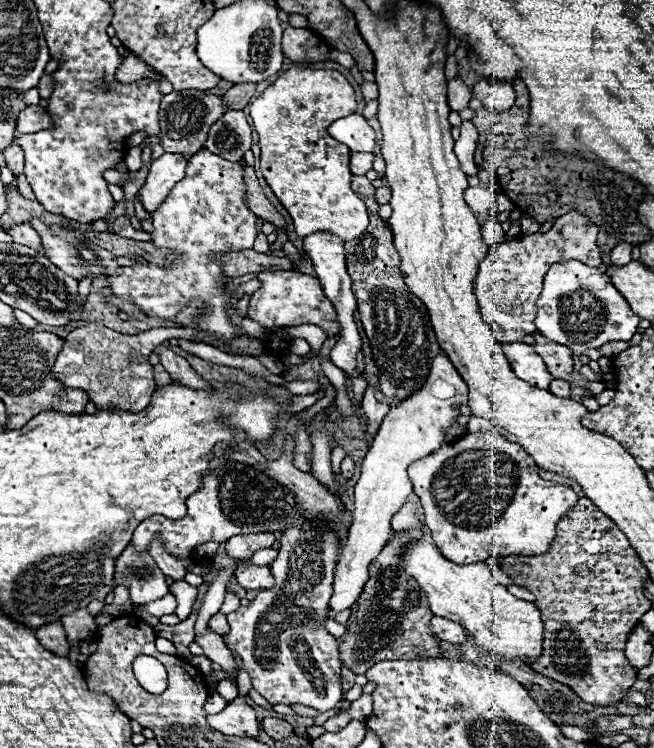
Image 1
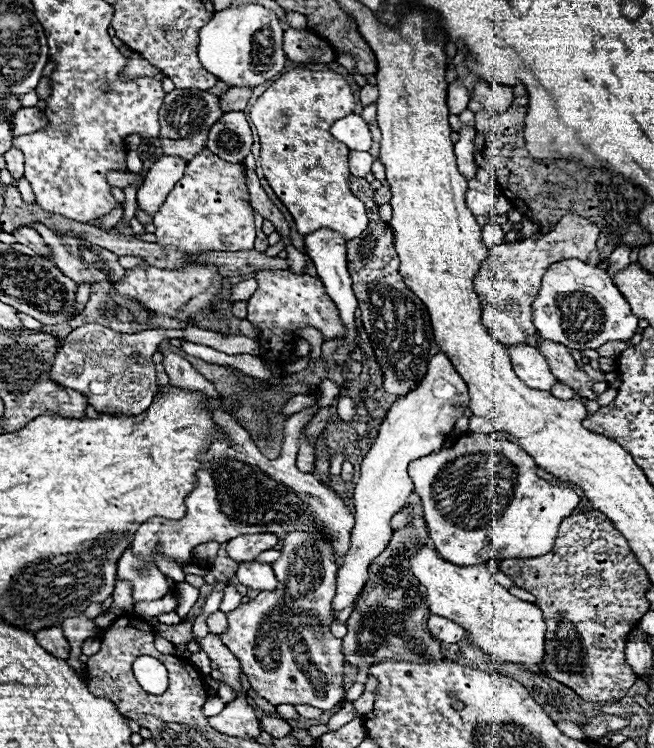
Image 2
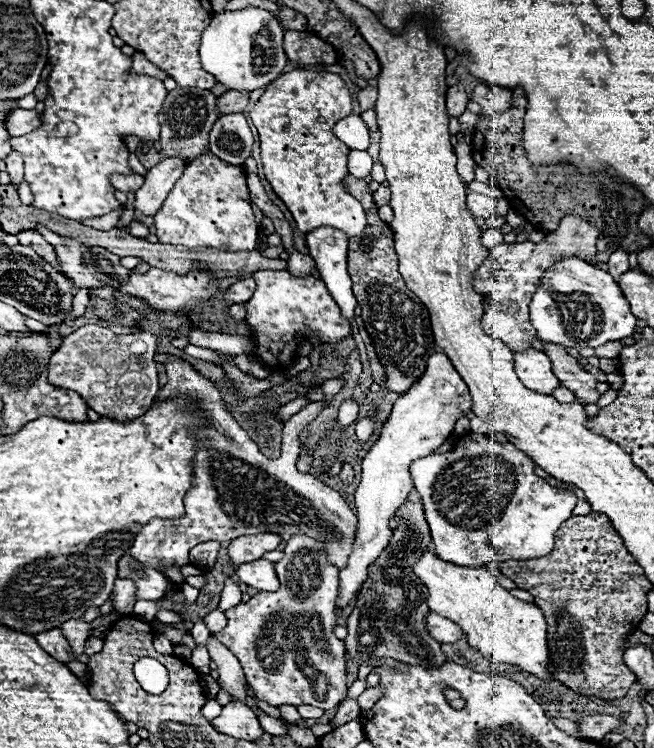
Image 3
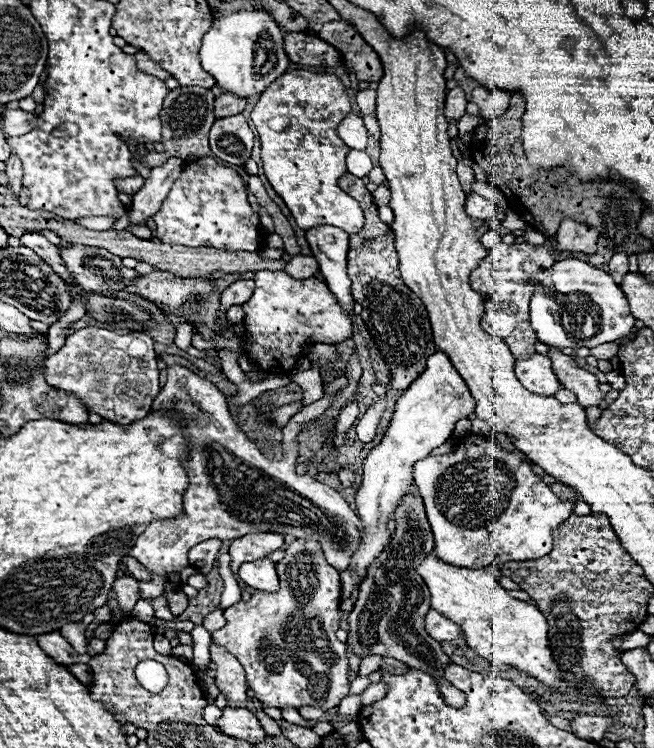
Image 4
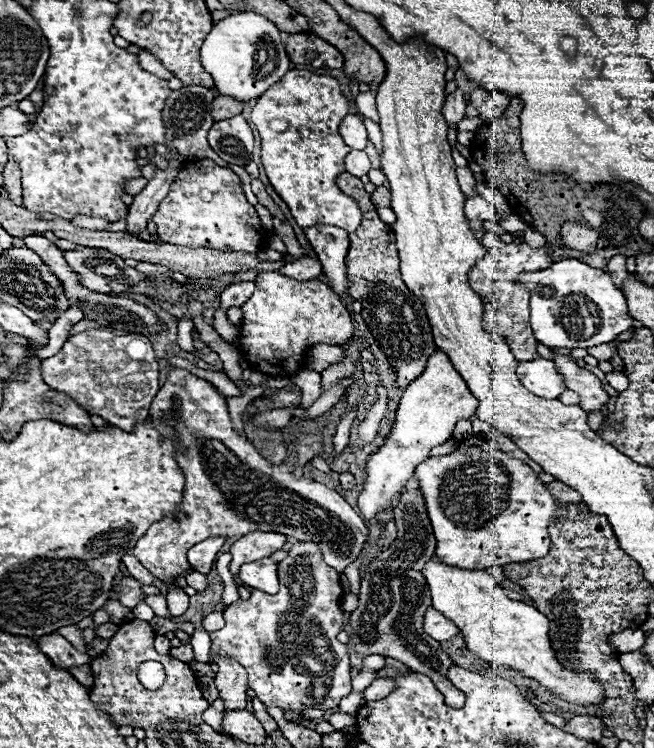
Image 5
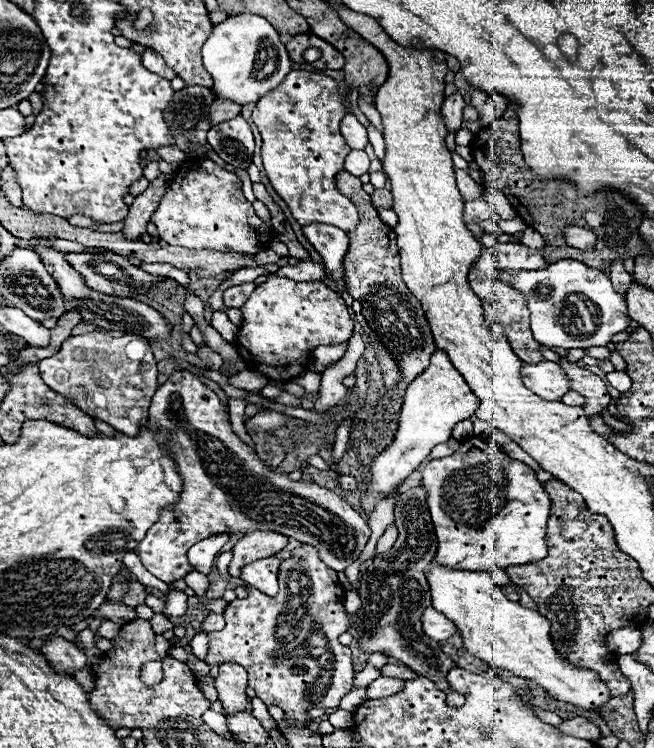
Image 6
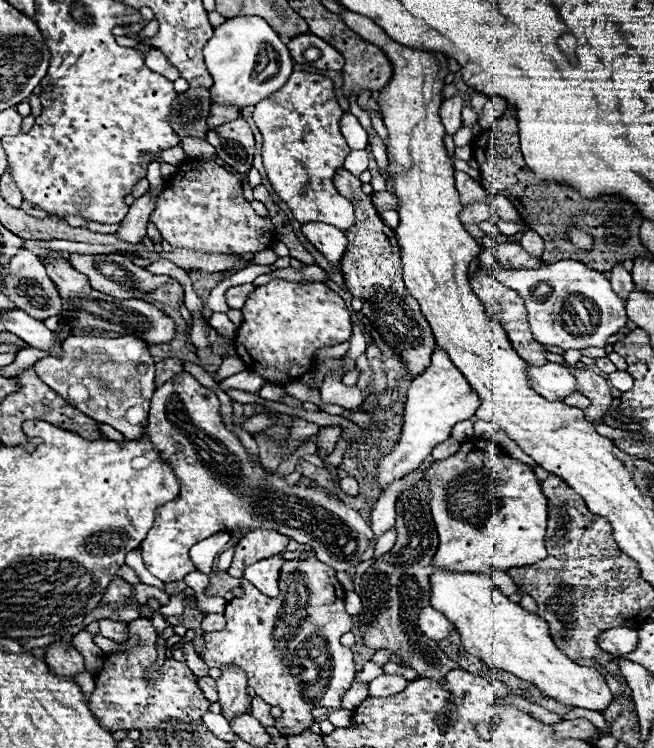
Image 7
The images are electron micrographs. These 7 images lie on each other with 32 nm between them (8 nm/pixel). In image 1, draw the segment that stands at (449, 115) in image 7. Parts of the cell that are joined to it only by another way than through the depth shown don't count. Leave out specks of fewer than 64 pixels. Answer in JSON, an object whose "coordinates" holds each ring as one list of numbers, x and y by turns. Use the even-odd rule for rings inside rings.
{"coordinates":[[452,78,448,82,448,104,450,104,450,110,454,112,460,112,462,108,468,106,472,98,472,88,466,86,466,82,462,78]]}

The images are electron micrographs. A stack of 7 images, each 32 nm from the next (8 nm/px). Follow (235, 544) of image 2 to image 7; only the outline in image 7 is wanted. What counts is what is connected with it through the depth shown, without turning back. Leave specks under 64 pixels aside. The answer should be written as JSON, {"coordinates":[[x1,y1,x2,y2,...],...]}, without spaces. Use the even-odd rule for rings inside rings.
{"coordinates":[[252,530,244,534,244,538,236,544,234,560,228,568,228,574,234,578,242,578,242,568,248,564,254,564,256,560,262,560,264,556,280,554,288,546,288,536,272,532,272,530]]}

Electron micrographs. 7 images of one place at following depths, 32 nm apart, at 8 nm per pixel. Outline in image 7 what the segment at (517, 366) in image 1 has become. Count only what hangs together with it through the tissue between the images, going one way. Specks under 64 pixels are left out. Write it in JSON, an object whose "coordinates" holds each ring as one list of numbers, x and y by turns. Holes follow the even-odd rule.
{"coordinates":[[546,362,544,366,528,366,526,376,528,386,546,400,562,400,568,392,576,390,576,382,568,370,554,362]]}

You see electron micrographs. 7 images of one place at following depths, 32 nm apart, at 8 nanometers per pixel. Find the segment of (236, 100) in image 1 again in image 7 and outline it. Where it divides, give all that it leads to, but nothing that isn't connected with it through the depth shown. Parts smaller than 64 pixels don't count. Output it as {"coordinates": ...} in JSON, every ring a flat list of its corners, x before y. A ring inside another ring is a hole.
{"coordinates":[[212,104,208,114,208,126,216,128,220,124,226,124,228,120,234,120,236,116,240,116,240,108,226,106,226,104]]}

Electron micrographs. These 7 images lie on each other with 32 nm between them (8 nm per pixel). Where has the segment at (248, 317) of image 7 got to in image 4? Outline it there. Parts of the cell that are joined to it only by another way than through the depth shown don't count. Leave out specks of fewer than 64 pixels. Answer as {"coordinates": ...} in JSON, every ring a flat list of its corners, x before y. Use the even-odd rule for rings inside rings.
{"coordinates":[[260,270,254,274,256,290,244,304,246,324,246,356,270,374,290,372,306,344,324,342,338,344,352,336,352,322,344,316,338,300,332,298,328,286,318,278,298,280,284,270]]}

